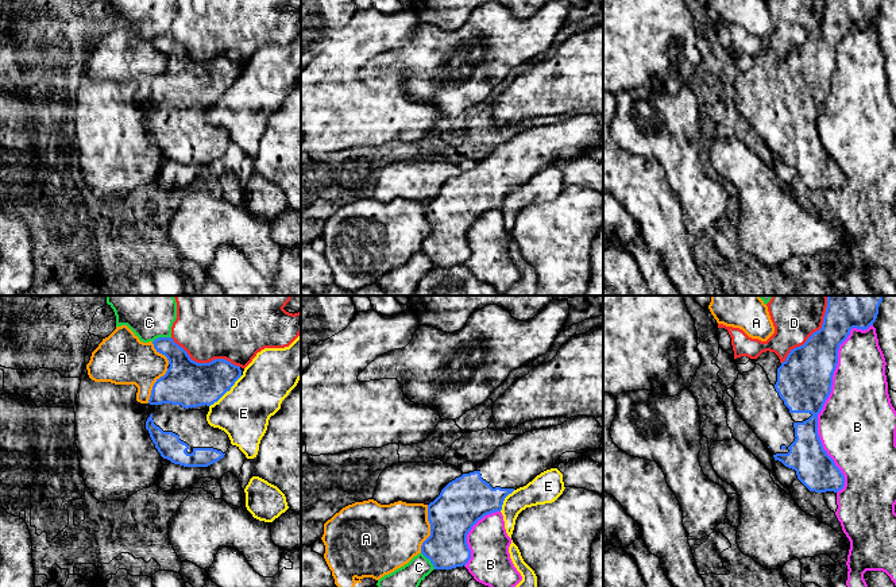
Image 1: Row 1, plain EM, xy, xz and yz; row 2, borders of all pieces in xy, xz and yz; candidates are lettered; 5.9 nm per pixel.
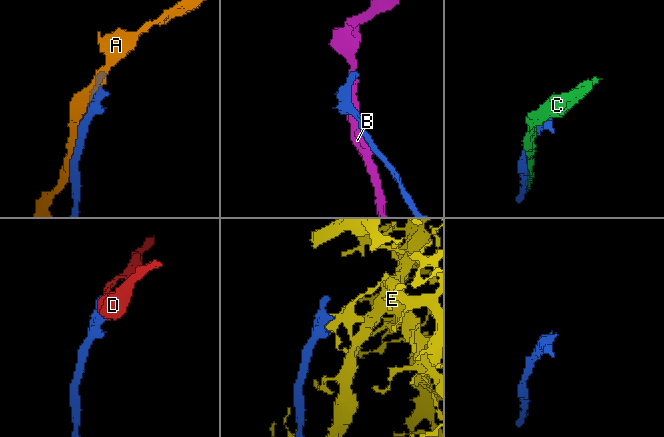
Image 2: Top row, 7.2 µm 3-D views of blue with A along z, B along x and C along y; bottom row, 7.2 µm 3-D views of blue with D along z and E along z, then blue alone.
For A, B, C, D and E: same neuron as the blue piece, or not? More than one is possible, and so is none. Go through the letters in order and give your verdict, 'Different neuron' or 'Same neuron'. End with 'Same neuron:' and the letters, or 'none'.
A: Different neuron
B: Different neuron
C: Different neuron
D: Different neuron
E: Different neuron
Same neuron: none

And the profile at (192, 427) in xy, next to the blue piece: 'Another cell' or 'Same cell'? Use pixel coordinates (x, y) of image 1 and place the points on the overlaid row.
Same cell

